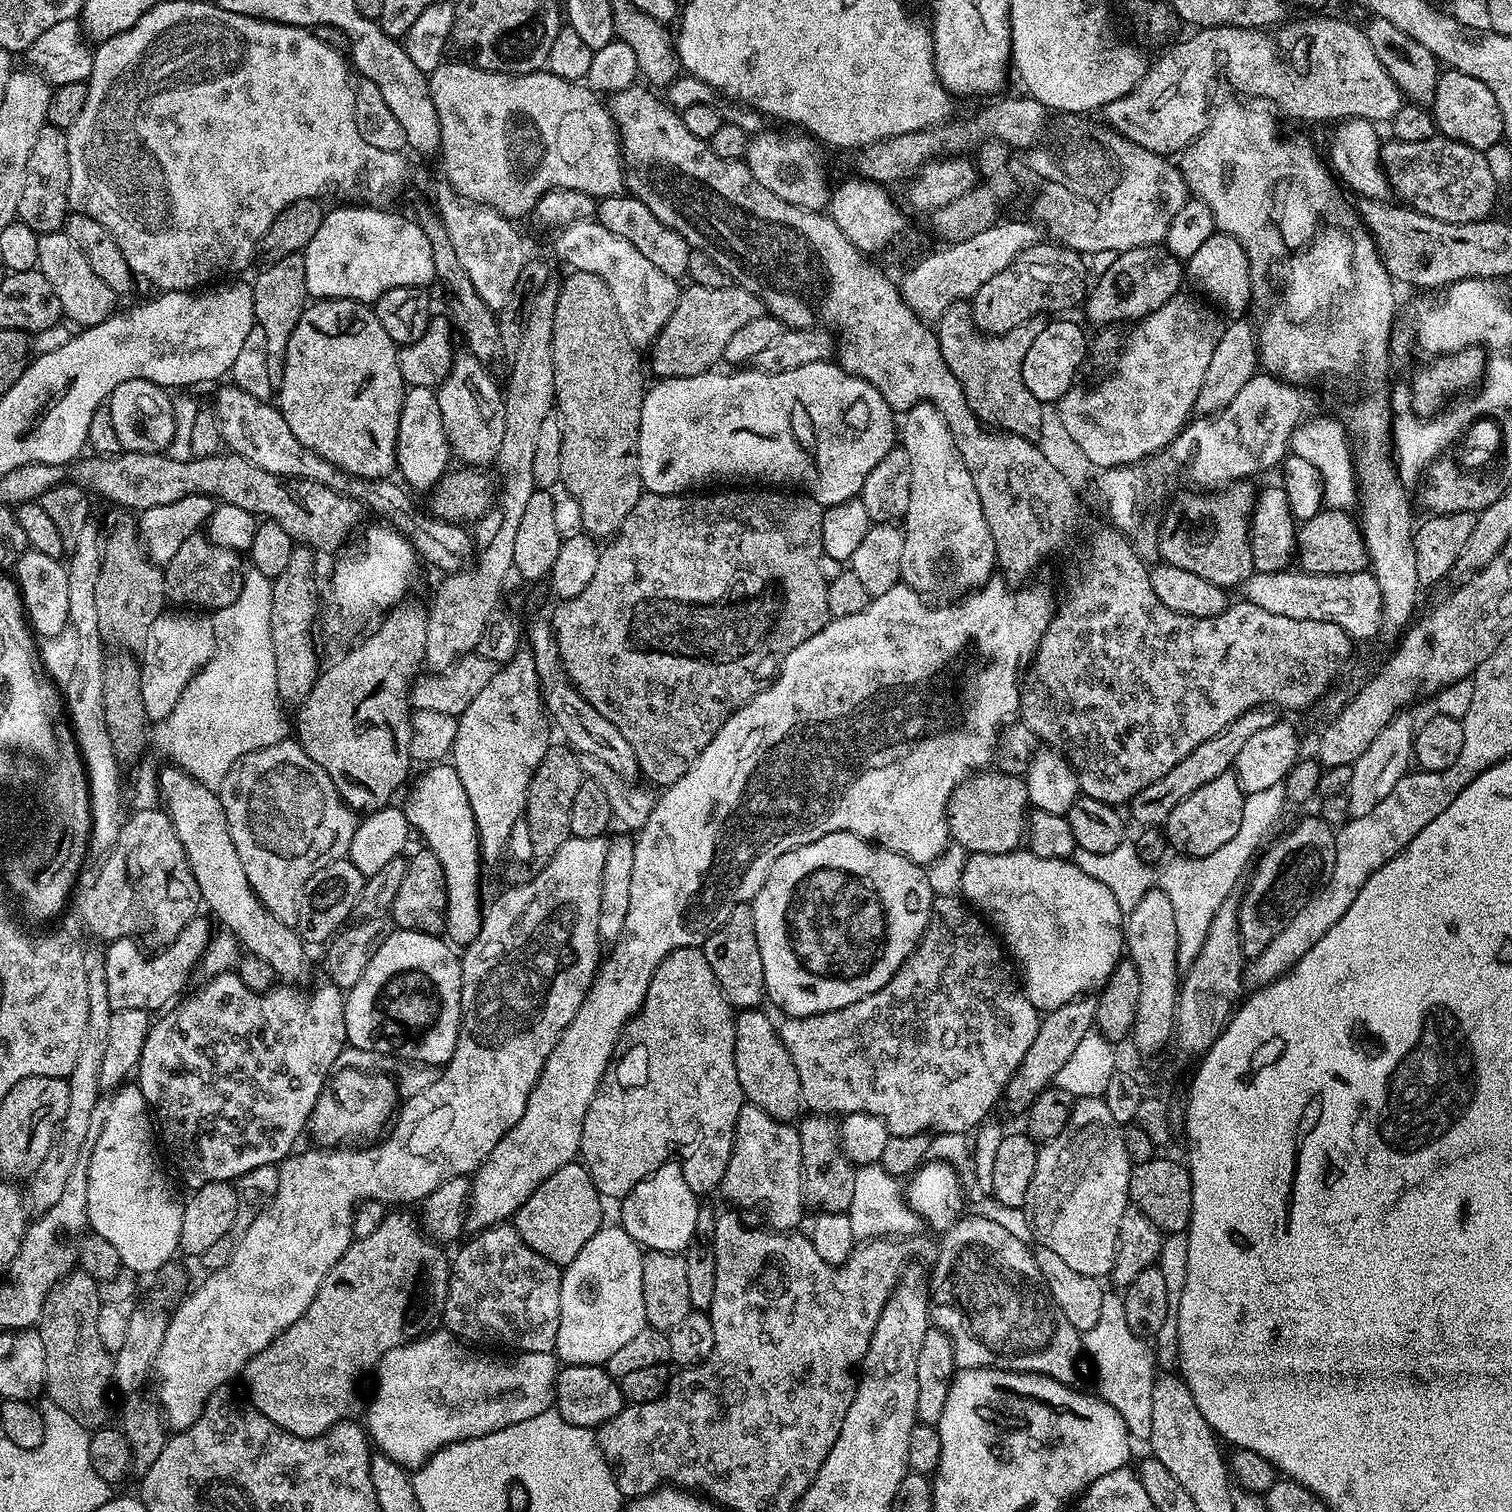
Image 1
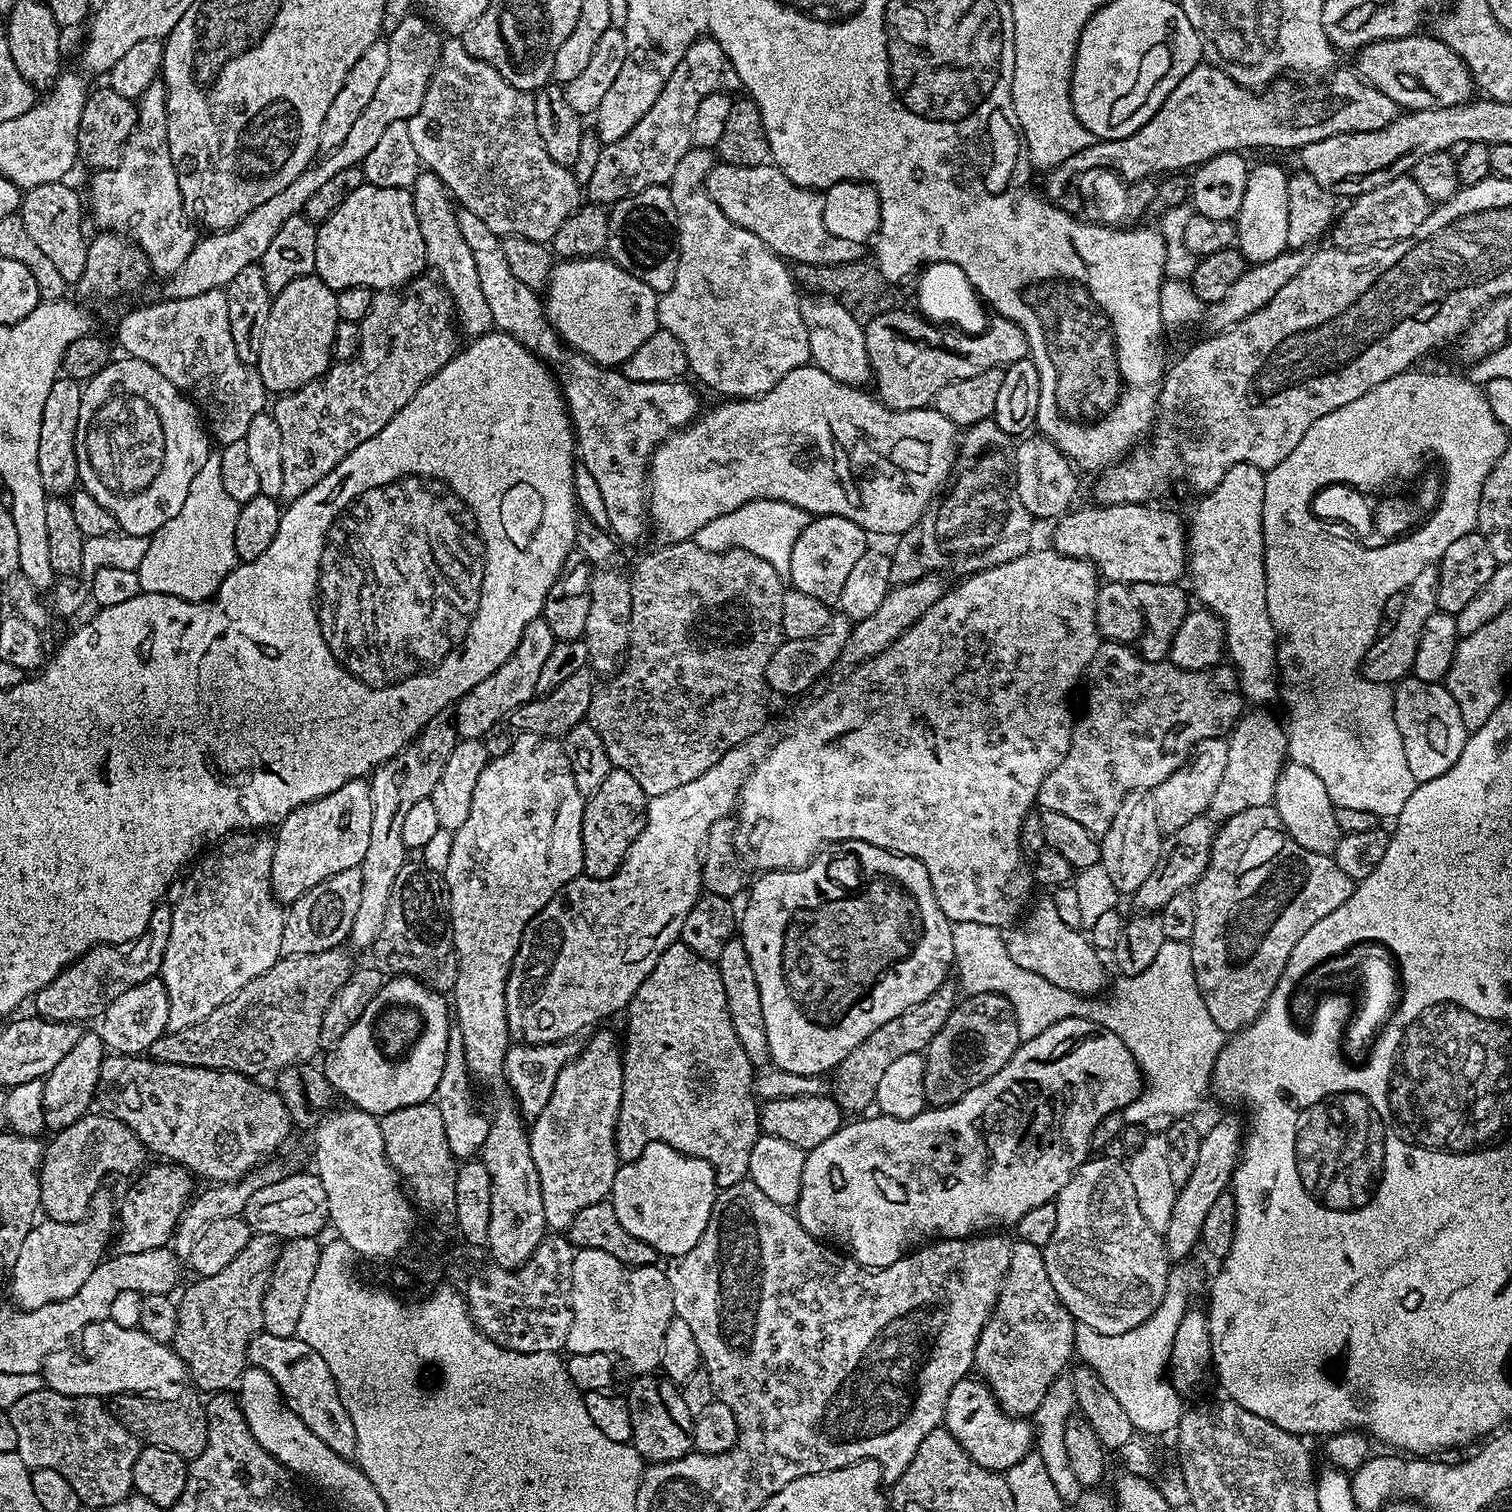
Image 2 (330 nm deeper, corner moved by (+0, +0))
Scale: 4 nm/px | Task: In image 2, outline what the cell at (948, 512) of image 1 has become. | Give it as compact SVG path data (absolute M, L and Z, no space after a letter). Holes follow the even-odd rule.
M808 294L801 299L802 322L806 322L806 330L810 334L811 363L826 370L838 382L853 386L864 386L869 383L872 368L868 365L866 342L864 341L864 324L829 296Z

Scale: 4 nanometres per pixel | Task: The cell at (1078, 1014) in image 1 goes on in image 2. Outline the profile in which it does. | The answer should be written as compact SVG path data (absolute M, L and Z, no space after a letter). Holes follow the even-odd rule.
M1207 815L1199 816L1194 818L1194 822L1186 822L1186 826L1167 833L1163 837L1160 857L1154 870L1150 870L1146 882L1142 882L1142 886L1138 886L1138 890L1131 893L1130 900L1136 910L1144 914L1159 913L1160 908L1166 906L1170 898L1174 898L1174 894L1189 891L1199 882L1200 875L1208 865L1208 859L1212 853L1212 840L1218 831L1217 825L1215 823L1212 825L1208 819Z

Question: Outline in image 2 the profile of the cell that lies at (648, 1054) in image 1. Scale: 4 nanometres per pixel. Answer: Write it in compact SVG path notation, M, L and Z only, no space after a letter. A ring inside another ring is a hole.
M683 942L671 944L658 958L654 970L638 986L632 1001L628 1003L626 1017L628 1016L628 1033L622 1036L622 1055L624 1058L624 1077L622 1078L622 1102L618 1110L616 1123L616 1154L621 1161L627 1162L638 1158L648 1144L662 1142L683 1156L693 1156L712 1167L716 1175L717 1189L729 1188L745 1179L750 1166L750 1150L754 1150L754 1142L762 1133L760 1130L760 1109L758 1097L754 1091L754 1069L750 1058L746 1058L746 1050L742 1050L742 1042L738 1042L738 1034L734 1034L734 1022L730 1022L730 1010L726 1010L726 990L722 990L722 978L715 963L690 950Z

